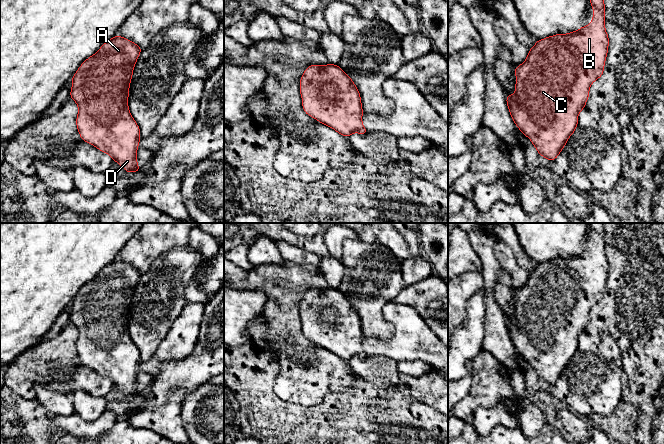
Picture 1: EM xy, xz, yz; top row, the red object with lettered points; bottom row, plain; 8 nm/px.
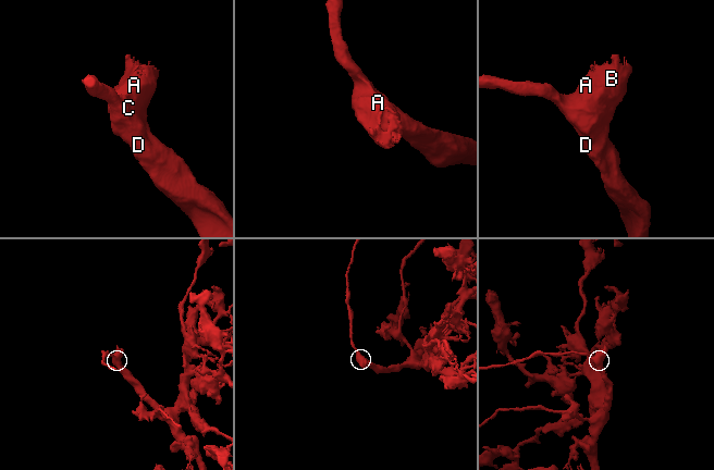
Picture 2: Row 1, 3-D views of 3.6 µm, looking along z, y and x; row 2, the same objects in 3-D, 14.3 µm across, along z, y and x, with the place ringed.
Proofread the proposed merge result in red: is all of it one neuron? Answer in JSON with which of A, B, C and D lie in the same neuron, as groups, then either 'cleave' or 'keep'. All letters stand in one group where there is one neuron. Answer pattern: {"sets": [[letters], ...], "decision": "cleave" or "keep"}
{"sets": [["A", "B", "C", "D"]], "decision": "keep"}

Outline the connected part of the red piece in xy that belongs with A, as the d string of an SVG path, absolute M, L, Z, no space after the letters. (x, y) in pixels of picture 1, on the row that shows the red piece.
M115 35L87 58L71 78L70 98L77 103L76 126L80 138L112 157L127 173L141 171L137 164L140 128L129 112L133 69L143 48Z

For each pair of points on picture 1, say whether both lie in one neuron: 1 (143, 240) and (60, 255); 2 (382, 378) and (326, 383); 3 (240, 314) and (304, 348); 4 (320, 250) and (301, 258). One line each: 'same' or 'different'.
1: different
2: different
3: different
4: different

